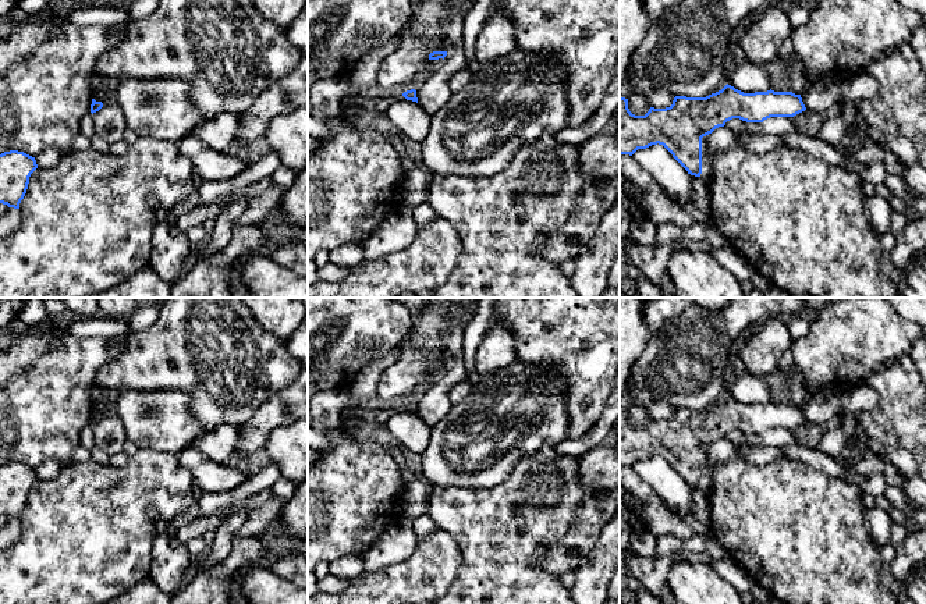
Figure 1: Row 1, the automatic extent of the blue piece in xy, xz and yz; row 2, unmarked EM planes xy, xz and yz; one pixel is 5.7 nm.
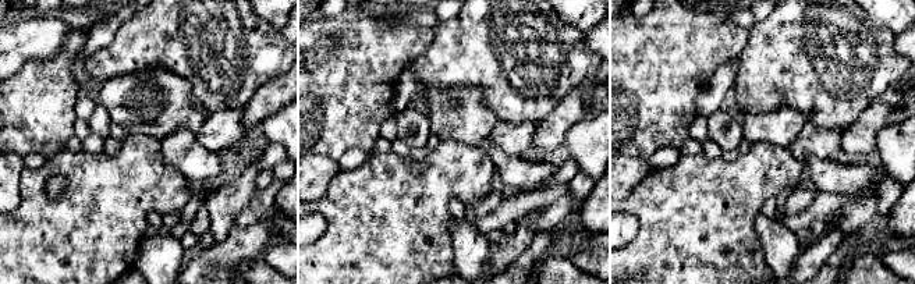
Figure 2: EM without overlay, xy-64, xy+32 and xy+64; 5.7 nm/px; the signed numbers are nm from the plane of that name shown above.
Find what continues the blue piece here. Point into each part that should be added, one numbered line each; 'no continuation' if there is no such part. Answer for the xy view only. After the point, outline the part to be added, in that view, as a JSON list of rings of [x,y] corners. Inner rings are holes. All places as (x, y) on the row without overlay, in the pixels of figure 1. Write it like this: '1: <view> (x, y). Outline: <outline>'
no continuation

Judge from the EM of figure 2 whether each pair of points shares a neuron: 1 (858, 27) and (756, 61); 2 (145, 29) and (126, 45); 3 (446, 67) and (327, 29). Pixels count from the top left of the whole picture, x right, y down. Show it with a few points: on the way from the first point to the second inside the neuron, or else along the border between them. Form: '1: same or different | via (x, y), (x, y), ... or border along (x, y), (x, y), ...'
1: same | via (833, 52), (811, 53), (781, 61)
2: same | via (141, 34), (130, 45)
3: different | border along (432, 29), (432, 43), (403, 70)

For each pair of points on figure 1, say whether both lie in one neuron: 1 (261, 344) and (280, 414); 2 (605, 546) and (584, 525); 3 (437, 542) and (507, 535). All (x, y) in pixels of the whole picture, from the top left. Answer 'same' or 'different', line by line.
1: different
2: different
3: different

